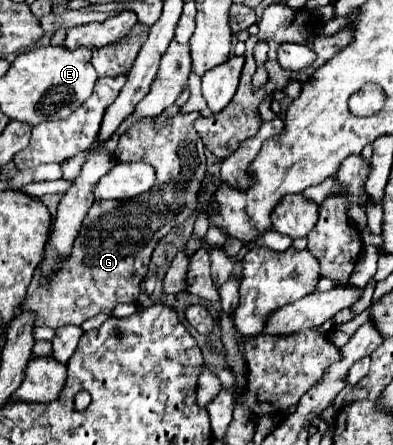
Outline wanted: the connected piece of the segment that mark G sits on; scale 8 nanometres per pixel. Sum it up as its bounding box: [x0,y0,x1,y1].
[22,112,206,328]

